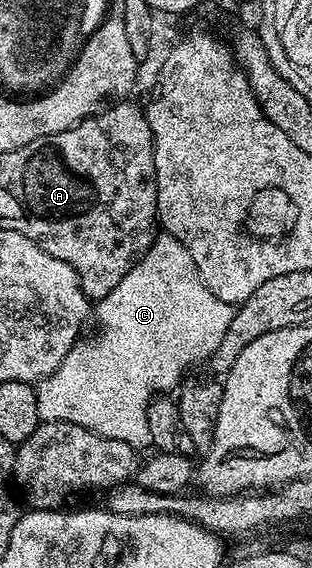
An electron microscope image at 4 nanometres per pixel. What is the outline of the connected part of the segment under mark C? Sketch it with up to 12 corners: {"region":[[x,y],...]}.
{"region":[[161,231],[35,385],[41,421],[137,450],[233,305]]}

